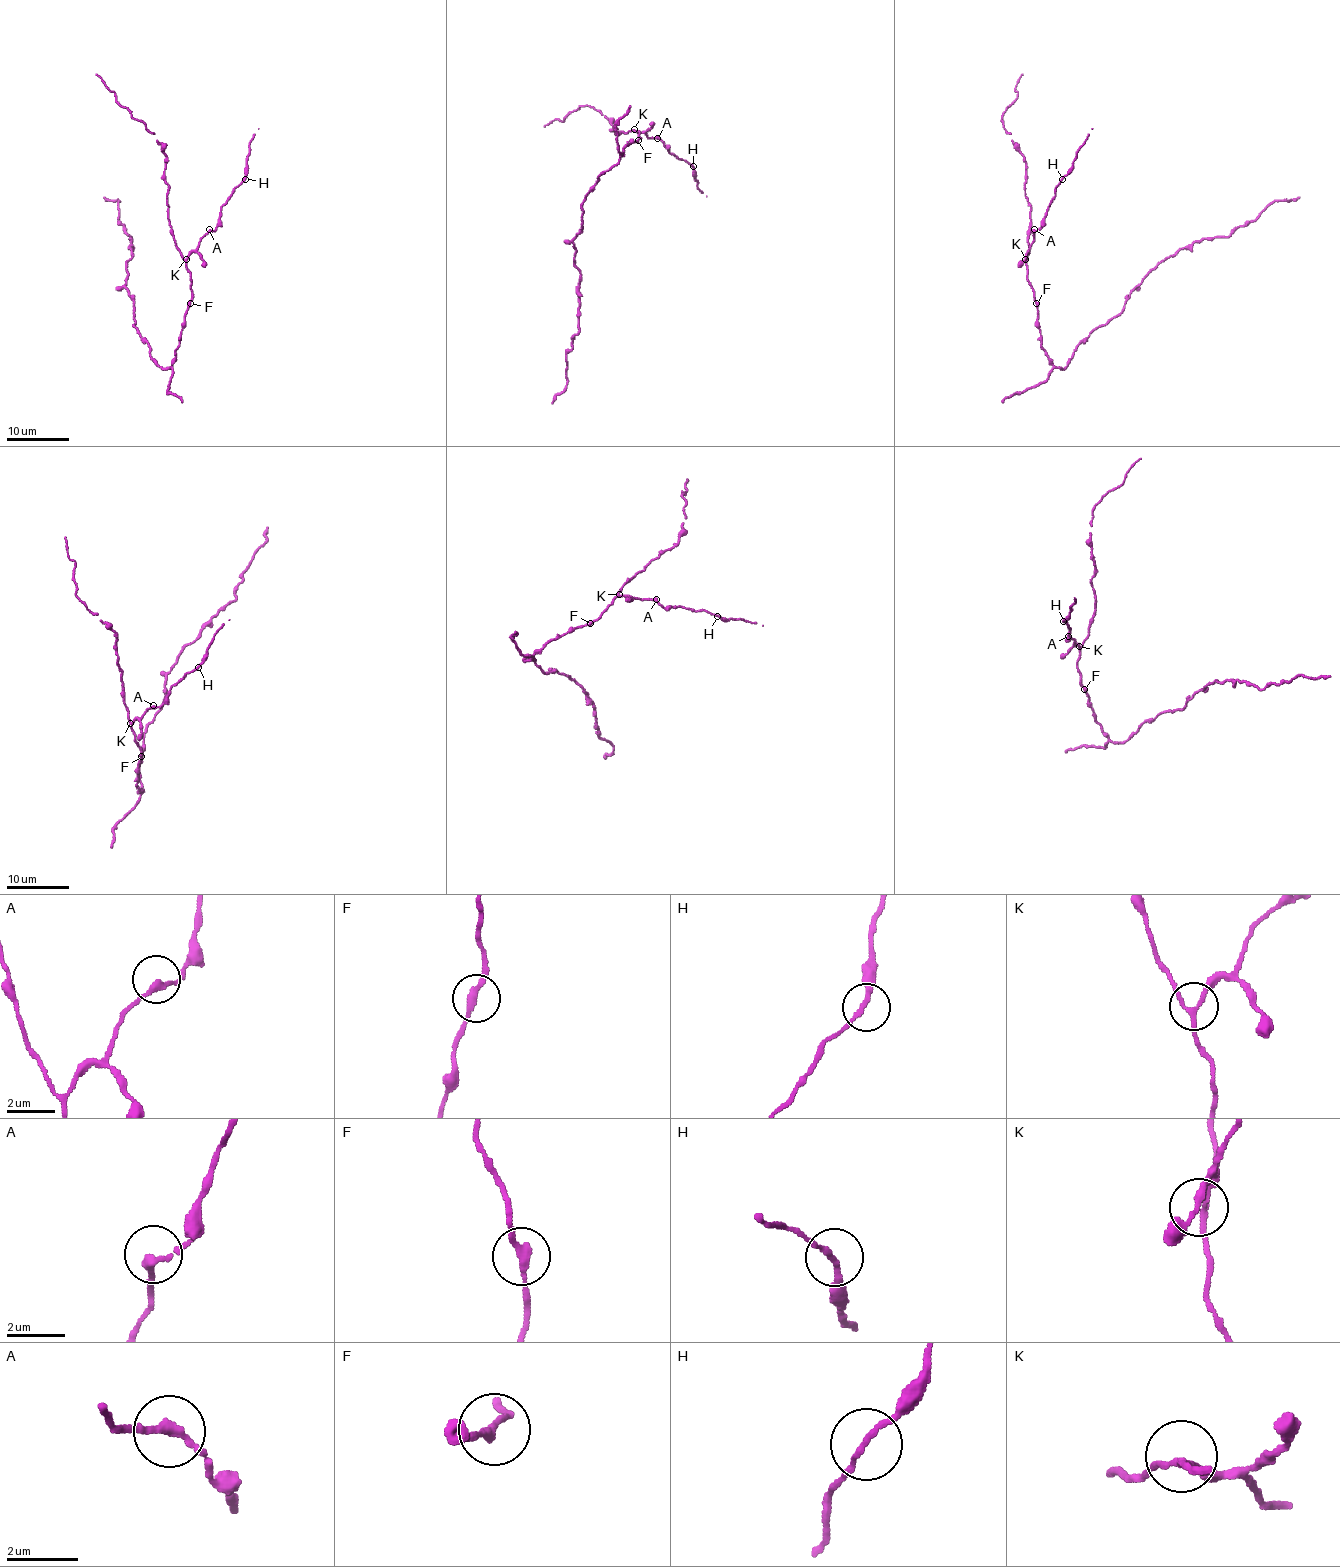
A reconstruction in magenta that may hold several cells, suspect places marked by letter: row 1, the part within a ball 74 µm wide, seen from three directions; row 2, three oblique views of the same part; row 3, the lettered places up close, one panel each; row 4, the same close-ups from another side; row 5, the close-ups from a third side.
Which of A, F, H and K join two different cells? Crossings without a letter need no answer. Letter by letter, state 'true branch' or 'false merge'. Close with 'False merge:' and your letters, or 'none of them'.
A: true branch
F: true branch
H: true branch
K: true branch
False merge: none of them

